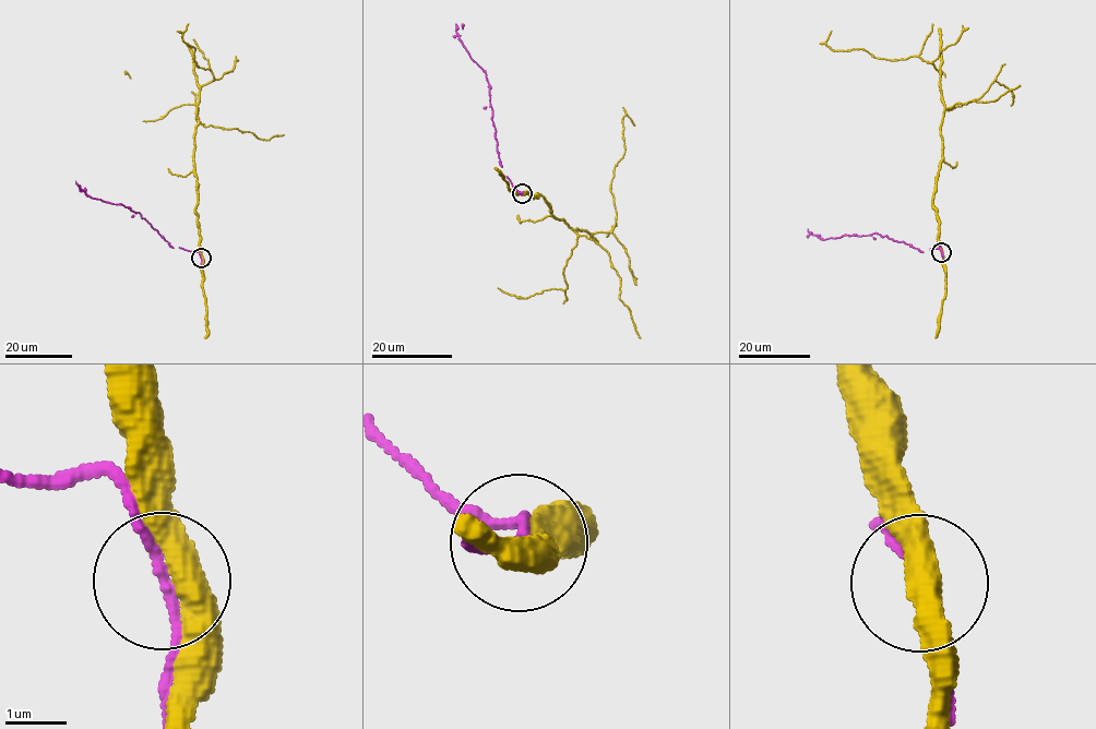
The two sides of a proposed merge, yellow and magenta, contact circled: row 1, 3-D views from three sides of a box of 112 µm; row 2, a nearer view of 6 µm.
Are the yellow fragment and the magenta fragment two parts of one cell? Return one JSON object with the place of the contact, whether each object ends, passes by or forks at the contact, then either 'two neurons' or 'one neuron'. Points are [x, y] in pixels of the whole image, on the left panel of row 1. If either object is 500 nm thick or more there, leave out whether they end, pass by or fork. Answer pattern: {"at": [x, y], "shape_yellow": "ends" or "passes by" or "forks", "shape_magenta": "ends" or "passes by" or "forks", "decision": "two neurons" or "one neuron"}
{"at": [201, 258], "shape_yellow": "passes by", "shape_magenta": "passes by", "decision": "one neuron"}

